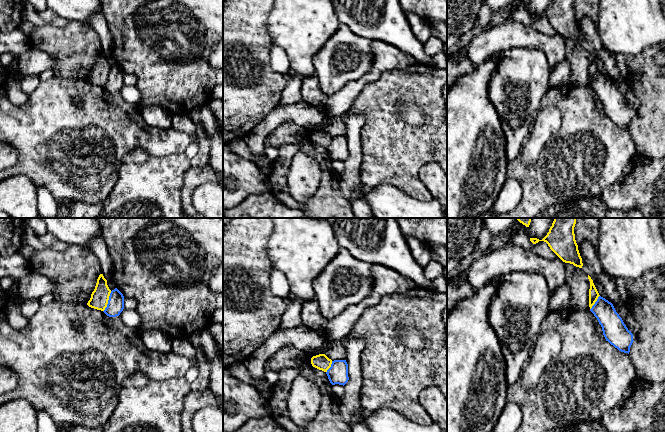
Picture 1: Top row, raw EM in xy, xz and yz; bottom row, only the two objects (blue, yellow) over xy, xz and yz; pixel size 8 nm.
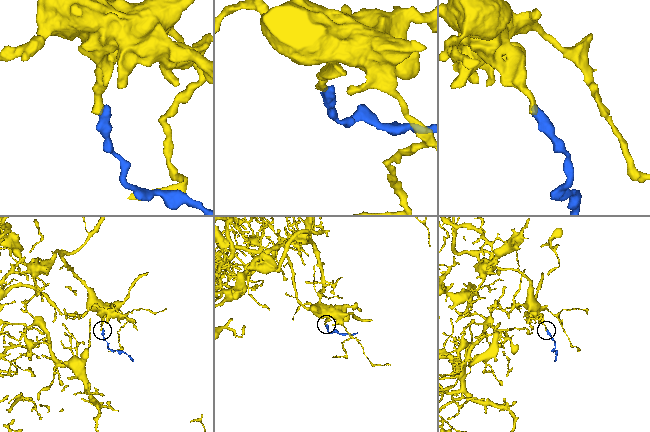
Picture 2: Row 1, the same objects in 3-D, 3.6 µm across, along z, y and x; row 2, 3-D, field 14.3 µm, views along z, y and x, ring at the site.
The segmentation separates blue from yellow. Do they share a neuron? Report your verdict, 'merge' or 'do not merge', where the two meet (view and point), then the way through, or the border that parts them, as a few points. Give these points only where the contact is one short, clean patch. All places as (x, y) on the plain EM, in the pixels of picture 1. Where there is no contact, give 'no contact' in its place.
do not merge; contact xy (108, 77); border xy (111, 67), (107, 82), (103, 87)

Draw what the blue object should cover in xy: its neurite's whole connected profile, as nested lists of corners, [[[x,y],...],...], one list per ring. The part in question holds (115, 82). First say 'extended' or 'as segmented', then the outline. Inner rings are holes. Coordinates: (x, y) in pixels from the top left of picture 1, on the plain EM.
as segmented | [[[115,64],[111,67],[107,83],[103,87],[109,93],[119,92],[124,85],[124,72]]]

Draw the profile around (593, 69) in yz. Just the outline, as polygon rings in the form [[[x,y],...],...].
[[[588,51],[588,55],[590,57],[590,65],[589,65],[589,83],[590,85],[597,77],[598,73],[600,72],[591,53]]]

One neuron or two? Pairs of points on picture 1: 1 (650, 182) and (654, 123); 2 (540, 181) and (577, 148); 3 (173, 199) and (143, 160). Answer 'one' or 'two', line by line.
1: two
2: one
3: one

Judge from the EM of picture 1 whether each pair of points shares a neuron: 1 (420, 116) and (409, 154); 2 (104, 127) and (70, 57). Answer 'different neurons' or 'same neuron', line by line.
1: different neurons
2: different neurons

